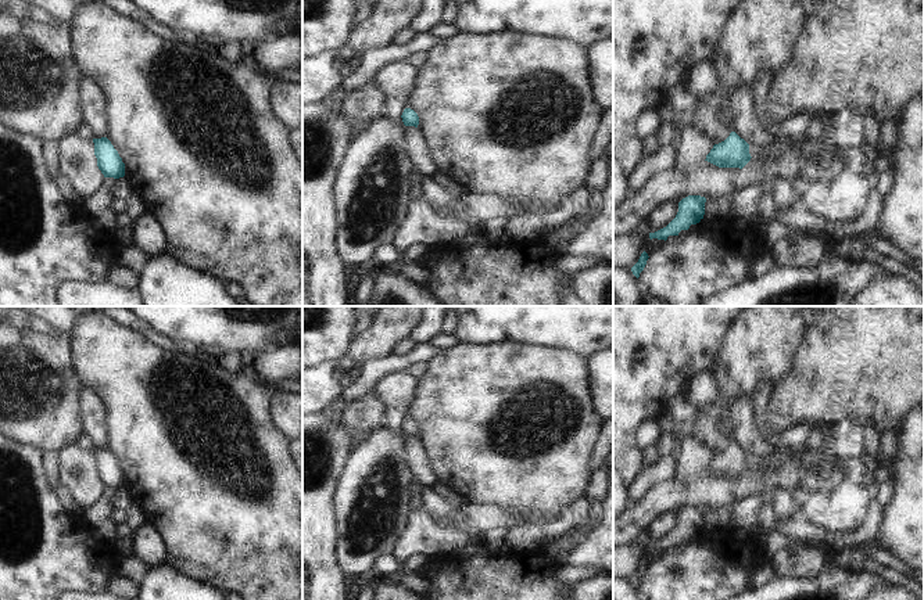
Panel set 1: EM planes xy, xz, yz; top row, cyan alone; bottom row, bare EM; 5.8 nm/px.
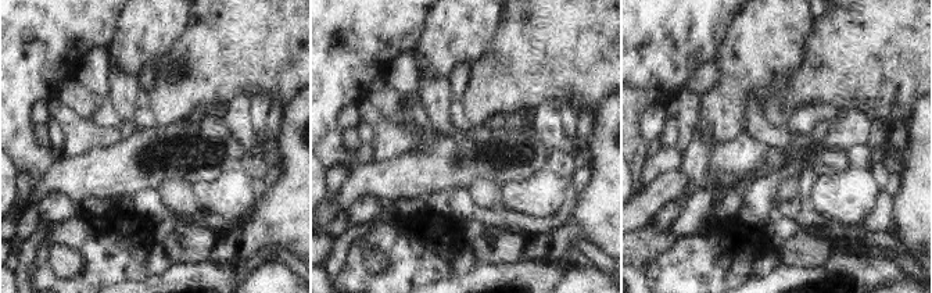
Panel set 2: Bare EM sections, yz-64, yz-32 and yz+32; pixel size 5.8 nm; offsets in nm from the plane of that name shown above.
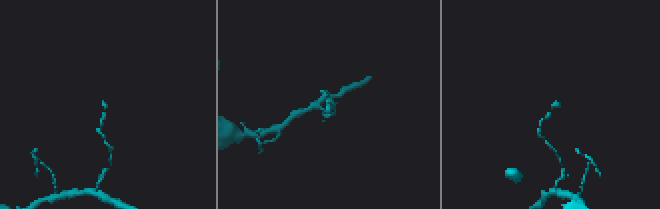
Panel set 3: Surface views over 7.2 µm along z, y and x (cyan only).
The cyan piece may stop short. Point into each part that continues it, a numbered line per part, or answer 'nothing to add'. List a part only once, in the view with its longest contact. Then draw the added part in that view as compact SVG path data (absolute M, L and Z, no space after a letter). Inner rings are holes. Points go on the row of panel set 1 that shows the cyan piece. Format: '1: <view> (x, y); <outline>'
nothing to add

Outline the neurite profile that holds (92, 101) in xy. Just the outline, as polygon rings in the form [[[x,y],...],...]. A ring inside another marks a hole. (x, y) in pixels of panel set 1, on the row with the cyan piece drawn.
[[[85,75],[78,80],[78,100],[83,123],[89,126],[93,139],[105,137],[105,98],[97,85]]]

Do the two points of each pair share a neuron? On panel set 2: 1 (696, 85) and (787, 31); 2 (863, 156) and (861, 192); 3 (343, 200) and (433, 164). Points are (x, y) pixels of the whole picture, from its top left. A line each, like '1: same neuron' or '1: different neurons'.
1: different neurons
2: different neurons
3: same neuron

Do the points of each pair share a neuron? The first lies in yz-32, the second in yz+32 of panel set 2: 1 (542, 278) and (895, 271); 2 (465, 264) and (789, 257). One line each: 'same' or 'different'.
1: same
2: different

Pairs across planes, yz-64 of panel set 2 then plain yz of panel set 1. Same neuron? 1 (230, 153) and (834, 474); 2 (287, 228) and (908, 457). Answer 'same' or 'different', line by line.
1: same
2: same

